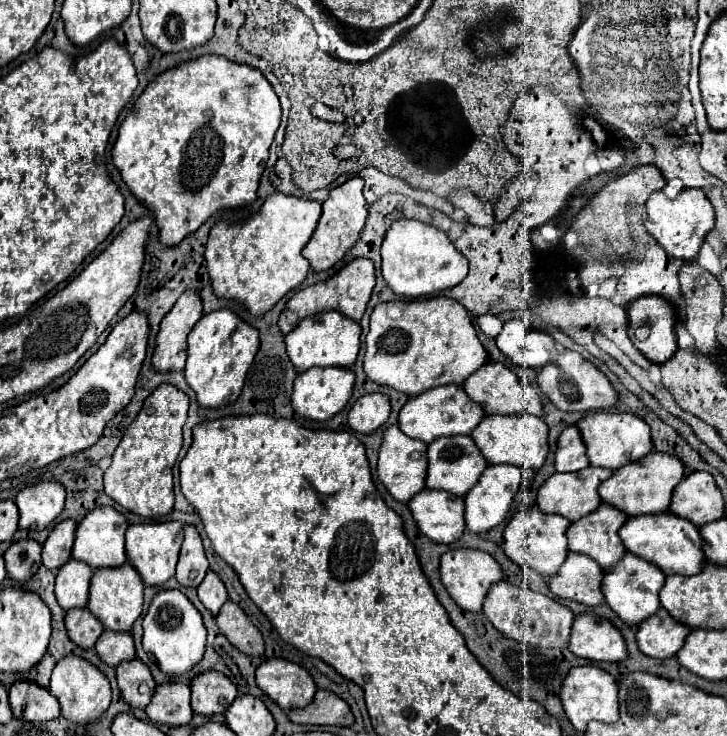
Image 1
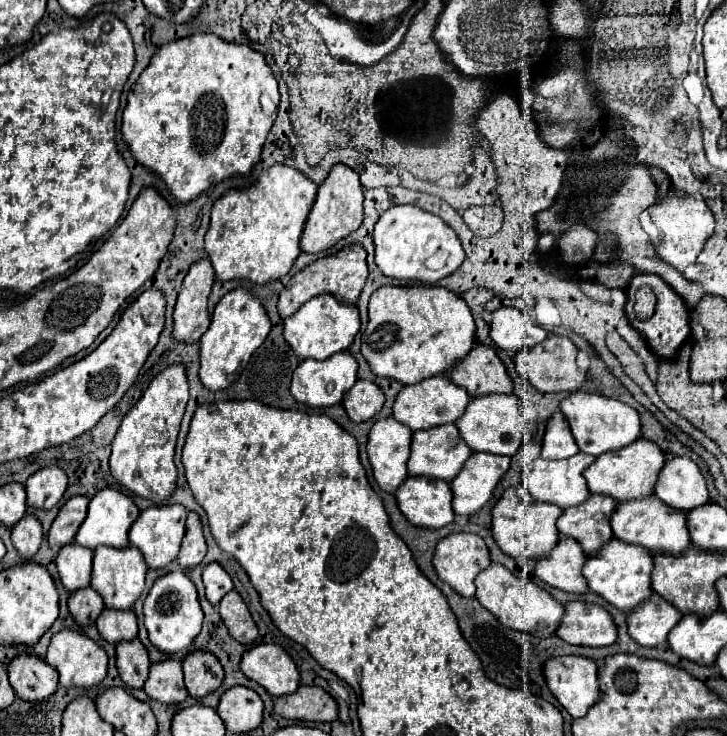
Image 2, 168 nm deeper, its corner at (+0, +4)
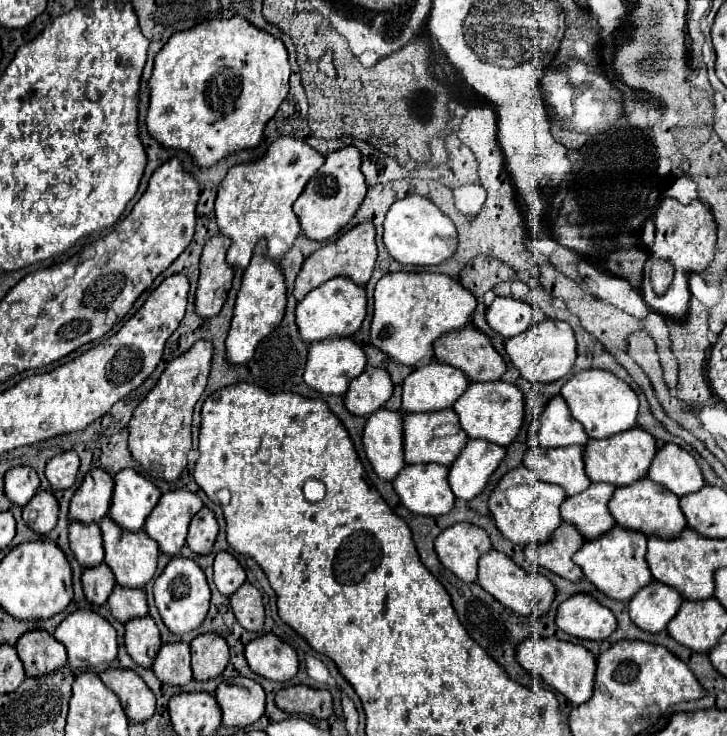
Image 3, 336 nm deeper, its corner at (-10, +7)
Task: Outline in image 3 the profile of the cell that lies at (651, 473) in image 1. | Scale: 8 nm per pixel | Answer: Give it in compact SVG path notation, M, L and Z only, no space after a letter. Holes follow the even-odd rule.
M639 427L627 429L619 435L611 435L607 439L589 439L583 451L585 473L593 483L611 483L615 487L631 485L633 481L639 481L647 475L655 451L657 451L657 443L653 435L647 435L647 431Z

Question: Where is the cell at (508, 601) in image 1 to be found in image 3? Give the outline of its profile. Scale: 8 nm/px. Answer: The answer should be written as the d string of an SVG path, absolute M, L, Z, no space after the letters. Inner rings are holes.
M491 549L489 553L483 555L483 559L479 559L479 575L477 575L477 583L491 593L499 603L503 603L505 607L513 609L519 615L545 615L555 599L555 587L551 585L551 581L539 573L529 573L525 569L521 569L519 565L515 565L505 553L499 553L495 549Z

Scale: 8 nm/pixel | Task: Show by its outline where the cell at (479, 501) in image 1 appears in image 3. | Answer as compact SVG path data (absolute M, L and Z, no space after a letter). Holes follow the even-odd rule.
M467 439L455 463L451 463L449 467L447 479L455 497L463 501L477 497L485 489L491 473L497 469L503 457L503 447L495 443L485 443L483 439Z

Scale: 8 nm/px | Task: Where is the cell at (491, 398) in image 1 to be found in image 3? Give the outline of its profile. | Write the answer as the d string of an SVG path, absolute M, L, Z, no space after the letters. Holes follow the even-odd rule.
M467 325L459 331L451 331L443 337L439 337L433 343L433 353L435 353L437 361L449 363L449 365L461 369L469 377L469 381L497 381L503 377L503 373L507 369L503 357L493 349L489 337L481 331L477 331L473 325Z

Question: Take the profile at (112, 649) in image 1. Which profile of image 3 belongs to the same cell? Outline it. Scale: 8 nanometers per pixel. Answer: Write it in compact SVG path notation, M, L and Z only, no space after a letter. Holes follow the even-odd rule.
M115 585L107 603L111 607L113 617L121 623L127 623L133 617L147 615L147 595L143 589L131 589L131 587Z

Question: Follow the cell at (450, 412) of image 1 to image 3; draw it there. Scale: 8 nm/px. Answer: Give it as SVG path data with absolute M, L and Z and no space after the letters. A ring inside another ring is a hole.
M431 361L411 371L403 381L403 409L411 413L439 411L453 407L455 399L467 389L469 379L461 369Z

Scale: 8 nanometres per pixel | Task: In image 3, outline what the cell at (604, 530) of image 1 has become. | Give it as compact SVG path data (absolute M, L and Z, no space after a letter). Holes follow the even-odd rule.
M591 483L587 491L567 497L561 505L563 521L573 523L583 539L597 539L615 525L611 513L607 511L607 503L613 491L615 487L609 483Z

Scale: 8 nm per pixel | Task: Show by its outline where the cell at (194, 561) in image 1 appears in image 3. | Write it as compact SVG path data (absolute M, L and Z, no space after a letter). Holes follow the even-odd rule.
M203 507L191 521L189 525L189 535L187 535L187 545L191 547L193 553L197 555L207 555L215 543L219 525L211 509Z

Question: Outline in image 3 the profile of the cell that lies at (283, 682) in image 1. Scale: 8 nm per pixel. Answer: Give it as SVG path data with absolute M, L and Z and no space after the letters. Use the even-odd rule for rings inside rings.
M273 633L249 641L245 647L245 659L251 671L279 683L295 677L299 667L297 653Z

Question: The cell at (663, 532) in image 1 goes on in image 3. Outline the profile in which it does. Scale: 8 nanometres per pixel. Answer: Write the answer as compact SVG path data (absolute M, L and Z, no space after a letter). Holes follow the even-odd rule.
M649 477L639 479L639 483L631 483L631 487L617 487L609 501L609 511L617 525L631 527L647 537L671 539L687 527L683 511L679 507L679 497L673 495L669 489L661 487L659 483L653 483Z

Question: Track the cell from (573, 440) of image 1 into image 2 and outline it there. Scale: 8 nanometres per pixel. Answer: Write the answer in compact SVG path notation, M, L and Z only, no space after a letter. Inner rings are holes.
M557 412L549 418L545 436L543 436L543 446L541 446L541 458L545 460L565 460L571 458L573 454L579 452L579 446L569 430L567 418Z

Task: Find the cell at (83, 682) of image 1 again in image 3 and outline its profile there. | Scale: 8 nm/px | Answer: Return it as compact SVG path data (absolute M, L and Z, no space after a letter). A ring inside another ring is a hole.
M79 609L79 611L67 615L57 625L53 637L59 639L65 645L71 669L89 669L89 667L95 667L95 665L101 665L101 663L109 665L117 655L115 627L109 621L105 621L99 613L91 611L91 609Z

